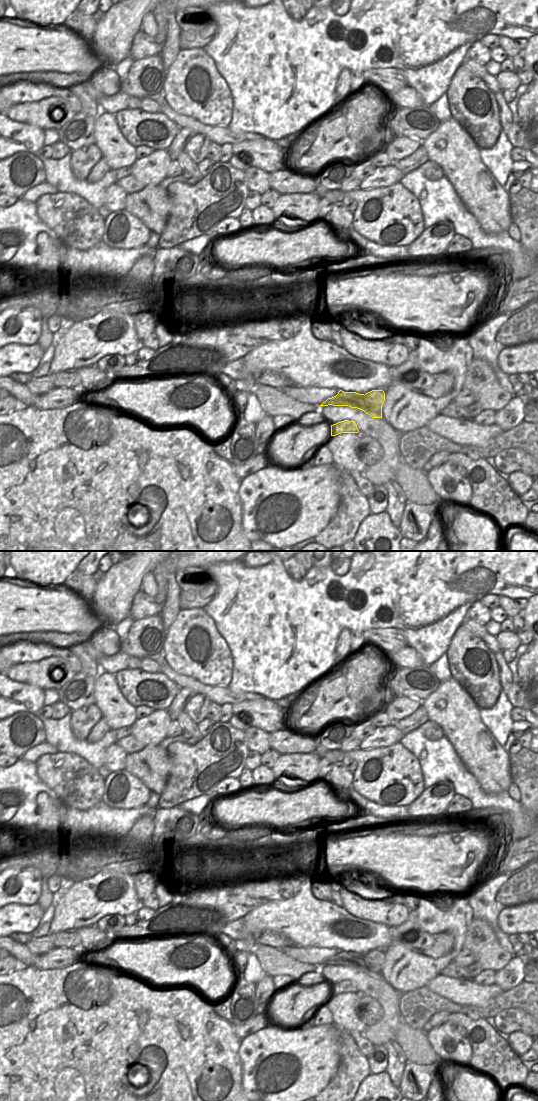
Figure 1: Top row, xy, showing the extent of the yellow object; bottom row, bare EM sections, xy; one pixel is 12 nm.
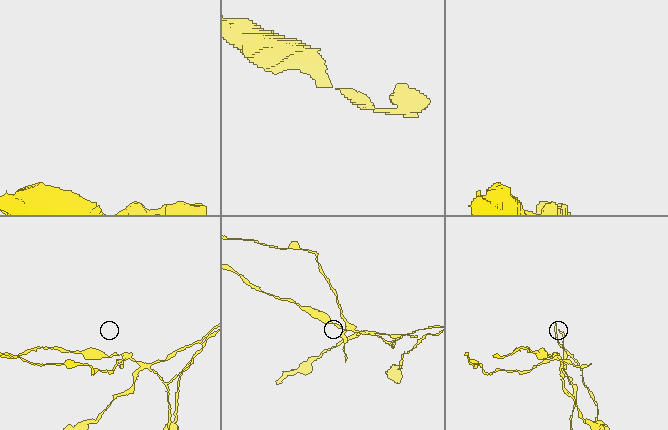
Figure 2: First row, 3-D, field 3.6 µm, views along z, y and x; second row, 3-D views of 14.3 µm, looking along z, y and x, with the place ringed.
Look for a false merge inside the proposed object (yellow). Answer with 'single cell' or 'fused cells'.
fused cells

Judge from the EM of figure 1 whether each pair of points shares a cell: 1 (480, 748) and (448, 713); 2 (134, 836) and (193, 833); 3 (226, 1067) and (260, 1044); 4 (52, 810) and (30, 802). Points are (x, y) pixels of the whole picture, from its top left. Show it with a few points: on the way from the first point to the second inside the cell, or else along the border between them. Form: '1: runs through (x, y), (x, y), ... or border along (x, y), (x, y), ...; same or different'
1: runs through (471, 739), (457, 722); same
2: border along (155, 812), (154, 829), (148, 843); different
3: border along (242, 1039), (239, 1045), (241, 1081); different
4: border along (55, 794), (40, 793), (36, 812), (19, 820); different

